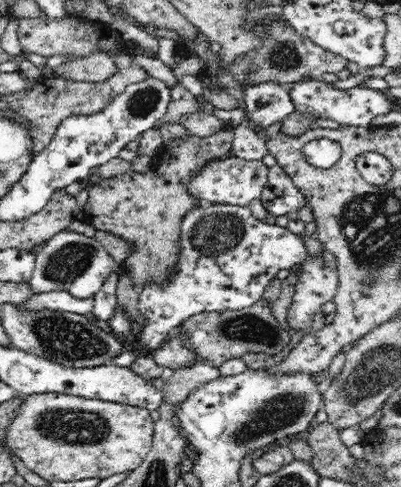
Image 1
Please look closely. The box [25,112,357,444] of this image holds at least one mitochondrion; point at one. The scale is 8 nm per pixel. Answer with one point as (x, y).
(63, 338)

